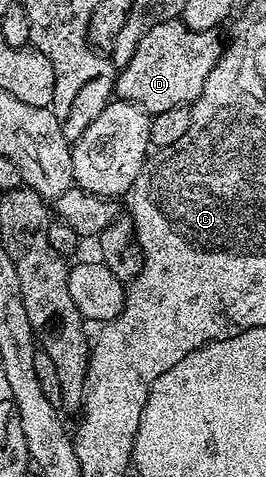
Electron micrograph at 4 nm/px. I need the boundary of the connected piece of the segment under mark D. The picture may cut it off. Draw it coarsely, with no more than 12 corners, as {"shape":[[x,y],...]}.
{"shape":[[155,25],[115,75],[150,116],[192,105],[223,50],[216,30]]}

